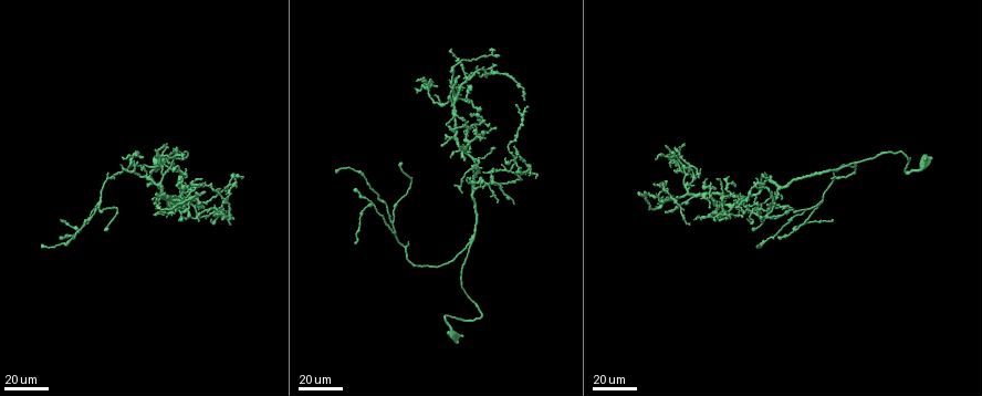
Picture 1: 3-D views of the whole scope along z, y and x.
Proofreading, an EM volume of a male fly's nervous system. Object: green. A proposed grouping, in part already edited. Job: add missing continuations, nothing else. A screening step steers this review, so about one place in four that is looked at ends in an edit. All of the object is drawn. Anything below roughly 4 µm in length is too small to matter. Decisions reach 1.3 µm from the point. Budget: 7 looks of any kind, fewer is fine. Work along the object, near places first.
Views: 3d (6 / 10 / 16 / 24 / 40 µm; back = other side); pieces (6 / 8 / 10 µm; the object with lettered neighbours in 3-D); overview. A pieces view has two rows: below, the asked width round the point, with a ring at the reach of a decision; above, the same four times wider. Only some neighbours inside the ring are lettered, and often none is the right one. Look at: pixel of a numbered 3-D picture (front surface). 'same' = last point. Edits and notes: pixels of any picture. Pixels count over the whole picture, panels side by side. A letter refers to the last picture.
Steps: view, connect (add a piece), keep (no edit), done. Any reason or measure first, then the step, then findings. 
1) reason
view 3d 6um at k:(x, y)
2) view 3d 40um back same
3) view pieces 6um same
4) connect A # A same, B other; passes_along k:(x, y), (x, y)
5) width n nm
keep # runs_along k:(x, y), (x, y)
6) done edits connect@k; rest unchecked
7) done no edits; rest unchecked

free end
view 3d 24um at 1:(447, 127)

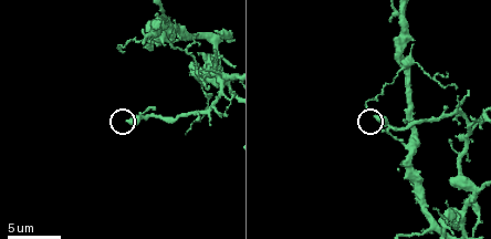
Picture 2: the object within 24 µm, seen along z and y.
view pieces 10um at 2:(129, 119)

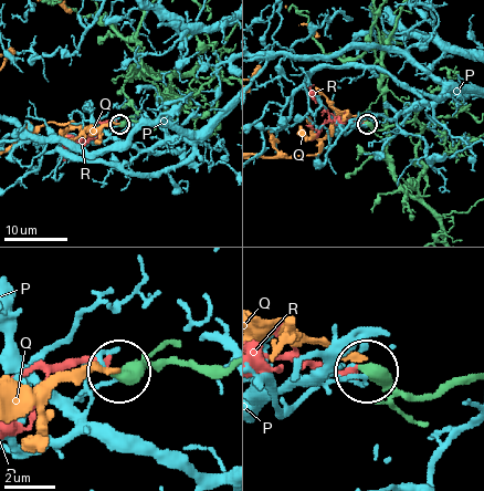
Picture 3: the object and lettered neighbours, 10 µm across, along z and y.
width 390 nm
connect R # P other, Q other, R same; the neuron continues

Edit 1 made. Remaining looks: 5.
branch stops here
view 3d 40um at 1:(471, 116)

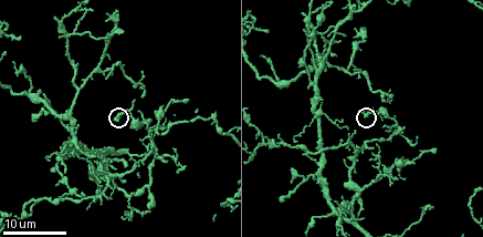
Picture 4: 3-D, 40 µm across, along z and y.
what lies round it
view pieces 10um at 4:(366, 108)

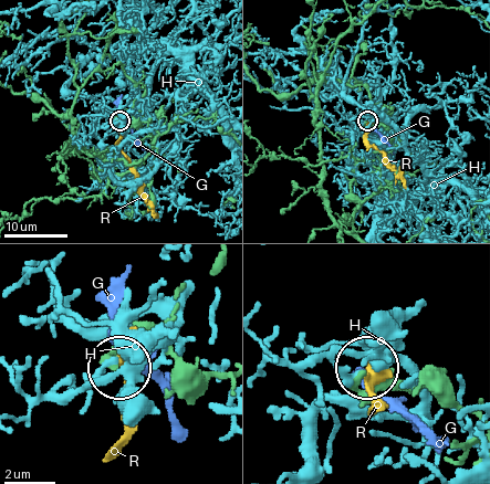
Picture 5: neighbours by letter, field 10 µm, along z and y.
keep # G other, H other, R other; no lettered piece goes on from it

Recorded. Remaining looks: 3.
end of a long branch
view 3d 24um at 4:(81, 192)

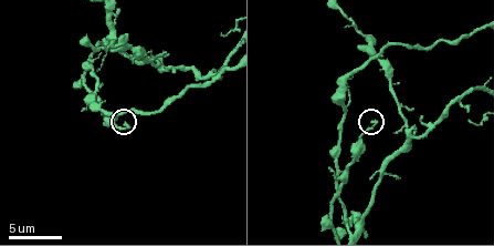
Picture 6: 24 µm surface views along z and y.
view pieces 8um at 6:(124, 124)

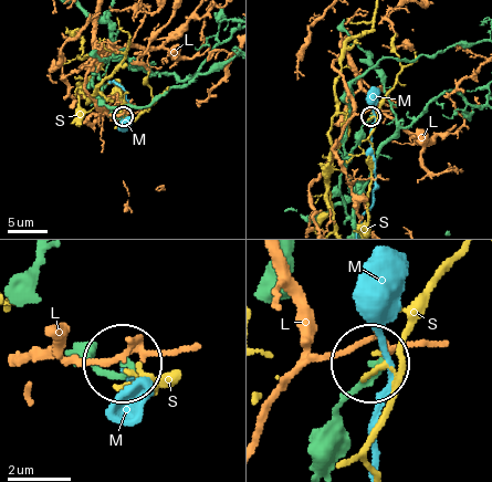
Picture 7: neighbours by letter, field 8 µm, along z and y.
keep # L other, M other, S other; runs_along 7:(322, 467), (332, 419), (369, 366); none of them fits

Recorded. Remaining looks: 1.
done edits connect@3; rest unchecked

